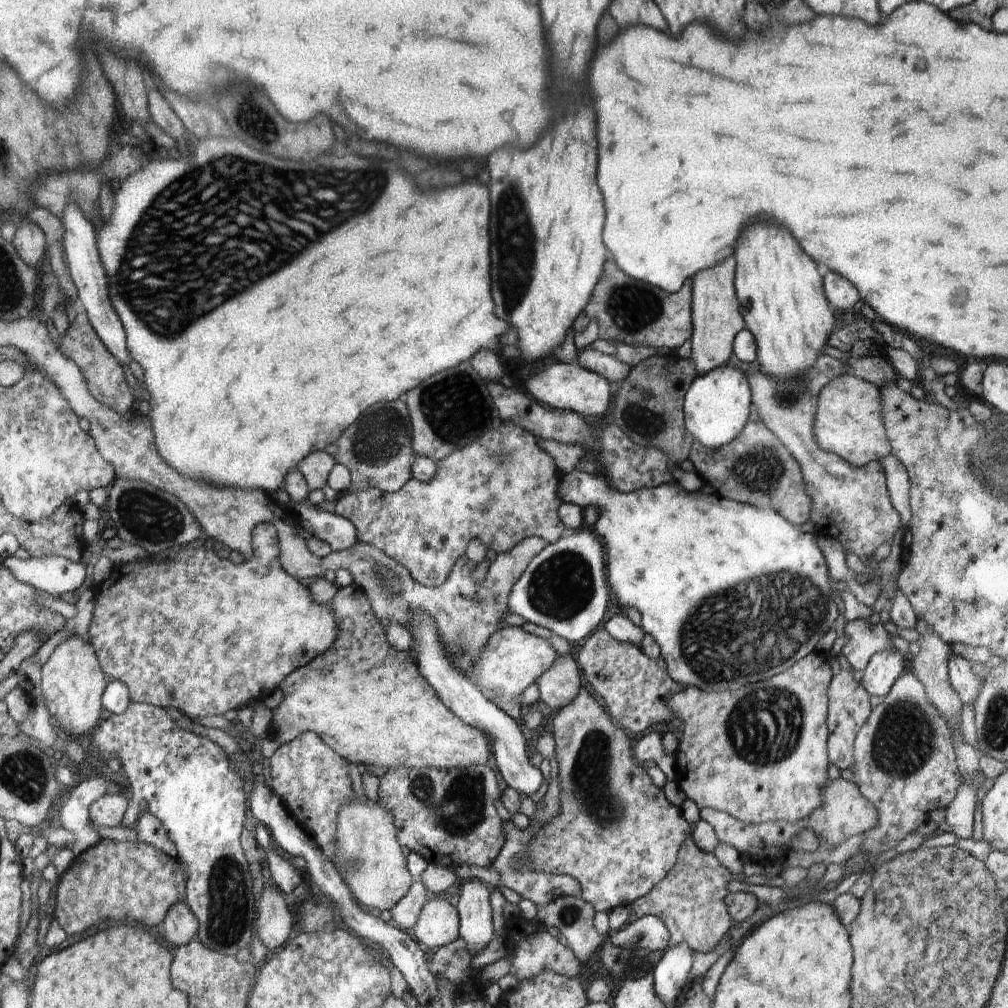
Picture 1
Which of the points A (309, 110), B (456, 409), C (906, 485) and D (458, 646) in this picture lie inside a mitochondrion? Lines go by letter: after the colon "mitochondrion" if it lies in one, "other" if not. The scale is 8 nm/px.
A: other
B: mitochondrion
C: other
D: mitochondrion

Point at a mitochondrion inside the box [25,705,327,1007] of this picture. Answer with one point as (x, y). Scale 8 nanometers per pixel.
(228, 904)

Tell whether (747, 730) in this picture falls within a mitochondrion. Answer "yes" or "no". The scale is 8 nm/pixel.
yes

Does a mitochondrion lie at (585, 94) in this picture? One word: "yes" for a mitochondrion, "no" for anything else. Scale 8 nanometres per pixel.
no

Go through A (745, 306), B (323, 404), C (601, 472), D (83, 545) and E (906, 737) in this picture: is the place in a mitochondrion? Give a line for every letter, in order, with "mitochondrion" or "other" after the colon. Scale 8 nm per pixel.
A: other
B: other
C: other
D: other
E: mitochondrion

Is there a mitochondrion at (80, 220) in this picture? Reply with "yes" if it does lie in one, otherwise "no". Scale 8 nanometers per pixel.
no

